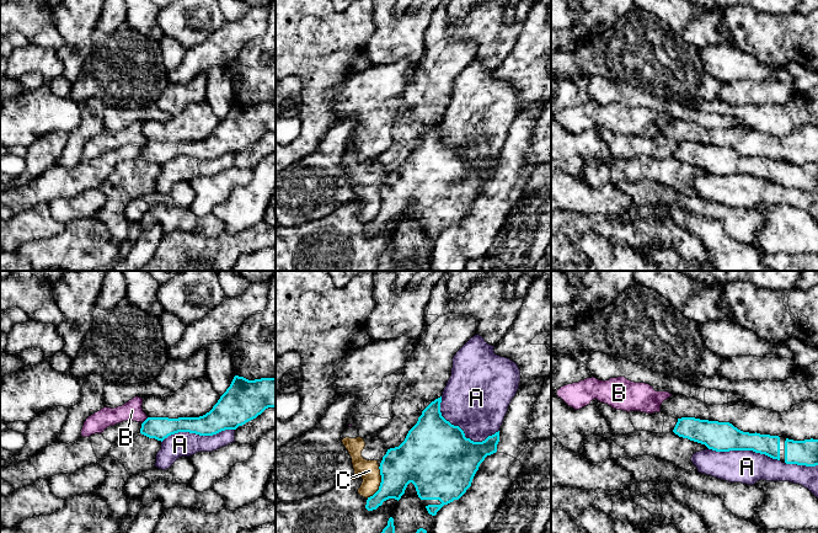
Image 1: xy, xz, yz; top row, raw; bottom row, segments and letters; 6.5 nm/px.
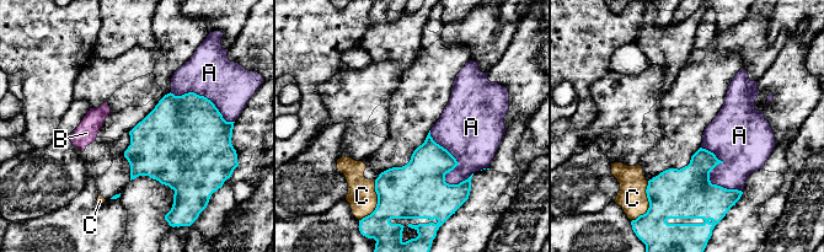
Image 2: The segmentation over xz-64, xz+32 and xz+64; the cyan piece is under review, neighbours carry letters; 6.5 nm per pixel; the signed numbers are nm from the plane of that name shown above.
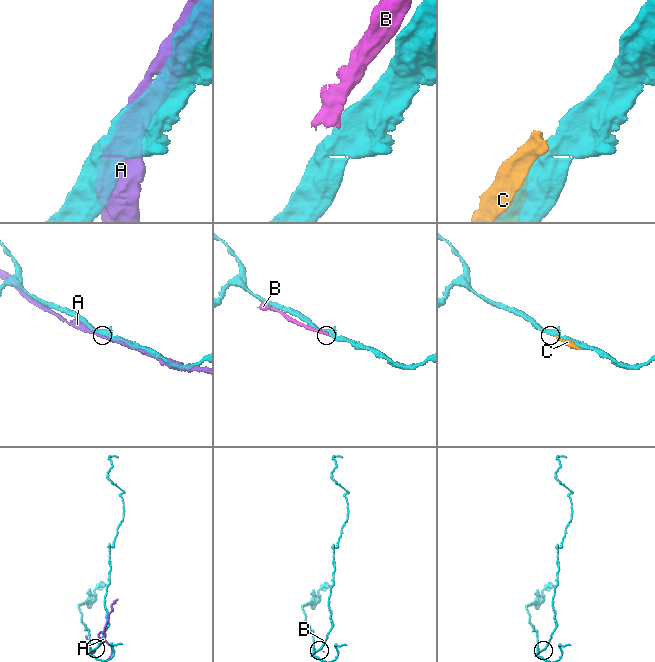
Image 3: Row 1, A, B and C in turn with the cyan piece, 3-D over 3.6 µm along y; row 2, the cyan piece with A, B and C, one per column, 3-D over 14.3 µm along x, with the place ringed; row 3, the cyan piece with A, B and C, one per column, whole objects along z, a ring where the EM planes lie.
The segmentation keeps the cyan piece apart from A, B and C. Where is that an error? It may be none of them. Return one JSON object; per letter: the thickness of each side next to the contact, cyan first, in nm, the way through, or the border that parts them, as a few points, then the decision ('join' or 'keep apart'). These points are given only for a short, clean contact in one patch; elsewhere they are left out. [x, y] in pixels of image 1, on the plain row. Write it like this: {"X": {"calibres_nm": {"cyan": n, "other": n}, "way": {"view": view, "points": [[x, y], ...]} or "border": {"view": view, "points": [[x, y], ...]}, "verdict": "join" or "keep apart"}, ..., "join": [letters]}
{"A": {"calibres_nm": {"cyan": 460, "other": 440}, "verdict": "keep apart"}, "B": {"calibres_nm": {"cyan": 140, "other": 130}, "border": {"view": "xy", "points": [[148, 142], [143, 147]]}, "verdict": "keep apart"}, "C": {"calibres_nm": {"cyan": 280, "other": 130}, "verdict": "keep apart"}, "join": []}

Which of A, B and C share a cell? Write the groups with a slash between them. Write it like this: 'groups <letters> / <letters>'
groups A / B C

